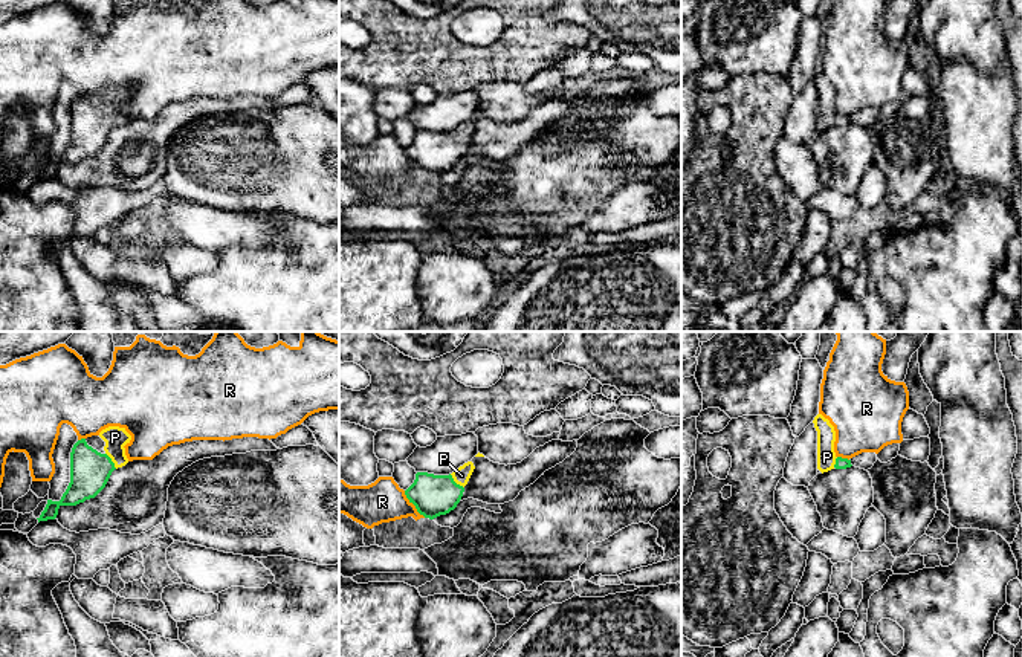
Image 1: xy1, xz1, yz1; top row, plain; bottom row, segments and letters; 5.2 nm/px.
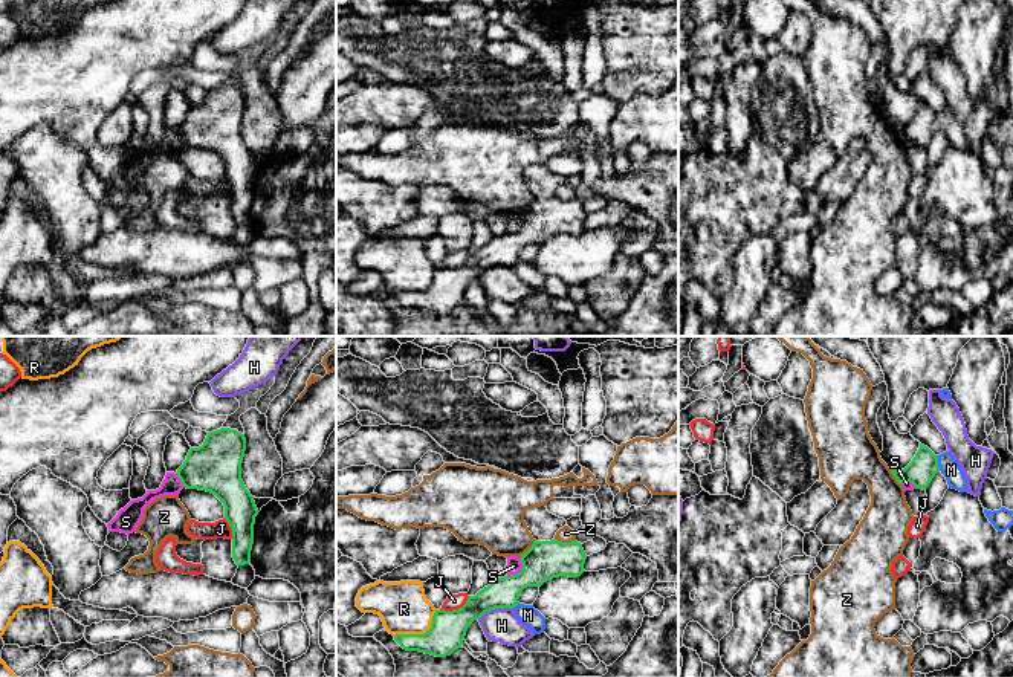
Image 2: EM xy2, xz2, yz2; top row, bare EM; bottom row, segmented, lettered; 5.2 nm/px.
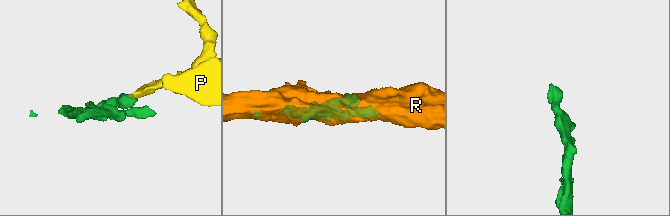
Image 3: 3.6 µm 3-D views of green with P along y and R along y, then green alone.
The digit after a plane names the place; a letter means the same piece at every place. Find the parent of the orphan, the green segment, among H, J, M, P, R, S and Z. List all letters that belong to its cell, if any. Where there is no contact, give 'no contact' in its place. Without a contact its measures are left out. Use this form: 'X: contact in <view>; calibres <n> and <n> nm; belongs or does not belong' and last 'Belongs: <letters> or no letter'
H: contact in xz2; calibres 160 and 180 nm; does not belong
J: contact in xz2; calibres 190 and 80 nm; does not belong
M: contact in yz2; calibres 150 and 100 nm; does not belong
P: contact in xz1; calibres 220 and 90 nm; belongs
R: contact in xz2; calibres 190 and 260 nm; does not belong
S: contact in xz2; calibres 200 and 80 nm; does not belong
Z: contact in xz2; calibres 200 and 80 nm; does not belong
Belongs: P

